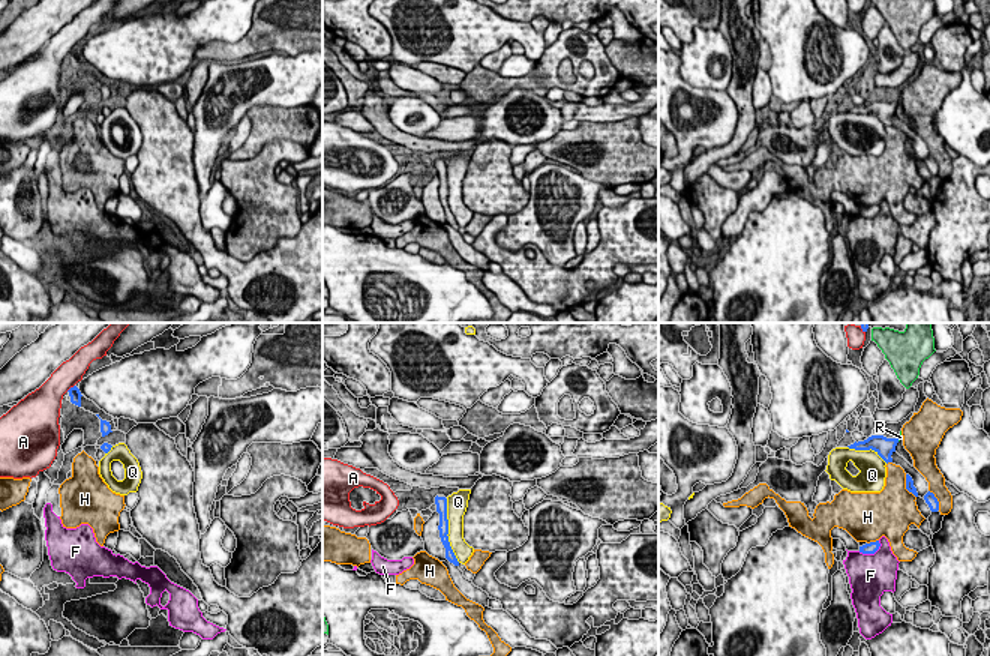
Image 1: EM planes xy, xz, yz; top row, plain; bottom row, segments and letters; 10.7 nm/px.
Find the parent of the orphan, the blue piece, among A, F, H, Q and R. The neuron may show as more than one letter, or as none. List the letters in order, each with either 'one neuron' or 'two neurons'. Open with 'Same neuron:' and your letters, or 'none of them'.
Same neuron: none of them
A: two neurons
F: two neurons
H: two neurons
Q: two neurons
R: two neurons

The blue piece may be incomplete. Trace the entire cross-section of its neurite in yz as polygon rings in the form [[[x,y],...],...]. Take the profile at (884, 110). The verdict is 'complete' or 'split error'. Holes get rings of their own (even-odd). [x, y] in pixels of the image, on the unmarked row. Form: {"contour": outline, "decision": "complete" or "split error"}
{"contour": [[[872,99],[864,105],[855,105],[854,108],[848,110],[849,113],[855,114],[874,114],[886,128],[892,126],[891,119],[896,116],[896,110],[898,102],[886,102],[884,99]]], "decision": "complete"}

